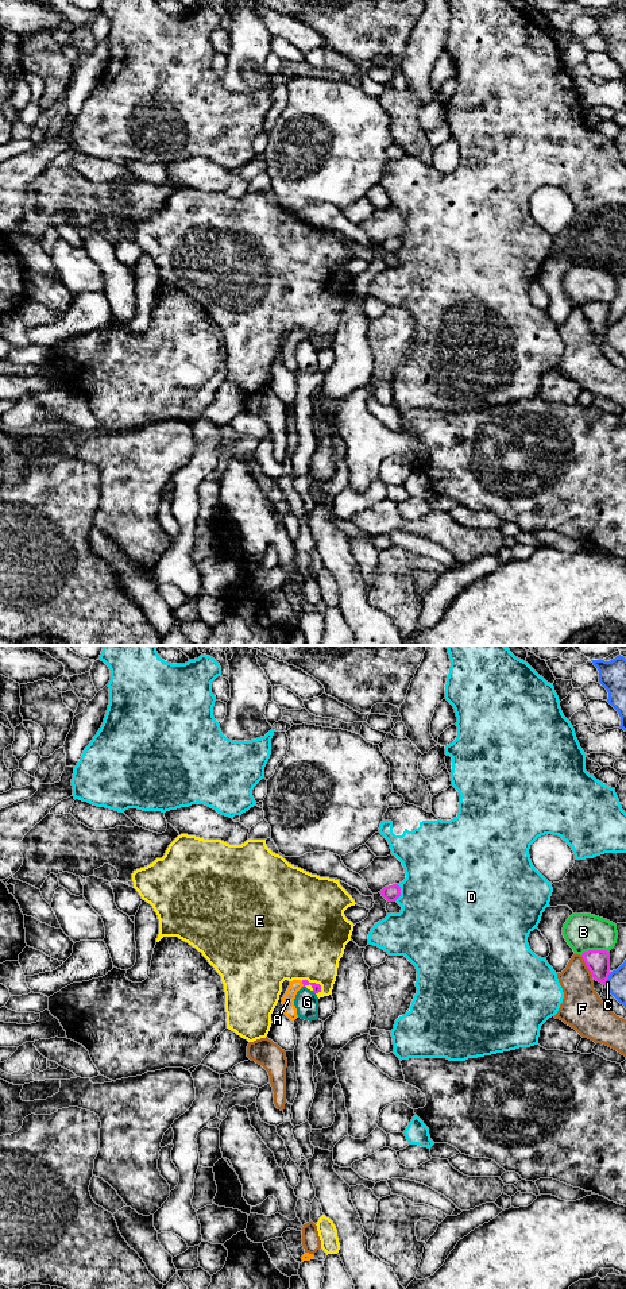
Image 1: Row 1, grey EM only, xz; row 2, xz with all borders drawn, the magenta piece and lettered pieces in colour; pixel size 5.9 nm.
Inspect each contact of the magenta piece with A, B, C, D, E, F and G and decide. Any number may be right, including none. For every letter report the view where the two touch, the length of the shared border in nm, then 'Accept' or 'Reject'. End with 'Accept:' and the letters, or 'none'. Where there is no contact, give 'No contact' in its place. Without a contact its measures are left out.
A: Touches magenta in xz. Shared border 40 nm. Accept
B: Touches magenta in xz. Shared border 180 nm. Reject
C: Touches magenta in xz. Shared border 90 nm. Reject
D: Touches magenta in xz. Shared border 110 nm. Reject
E: Touches magenta in xz. Shared border 140 nm. Reject
F: Touches magenta in xz. Shared border 150 nm. Reject
G: No contact. Reject
Accept: A

